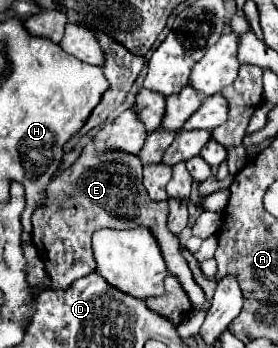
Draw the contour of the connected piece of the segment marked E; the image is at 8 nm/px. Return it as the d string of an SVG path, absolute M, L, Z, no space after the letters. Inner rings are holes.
M94 142L86 144L80 158L58 174L50 186L46 196L46 206L38 208L32 214L32 242L38 248L38 256L42 258L46 272L52 280L54 290L68 288L74 280L84 278L94 272L94 256L90 248L90 238L100 228L114 230L130 230L144 226L152 234L156 234L156 242L160 244L160 252L164 256L166 268L176 280L180 280L184 292L194 310L208 310L208 300L204 298L202 288L194 282L192 272L182 258L178 238L168 232L168 202L154 202L148 198L142 186L142 164L138 156L126 152L96 152Z

